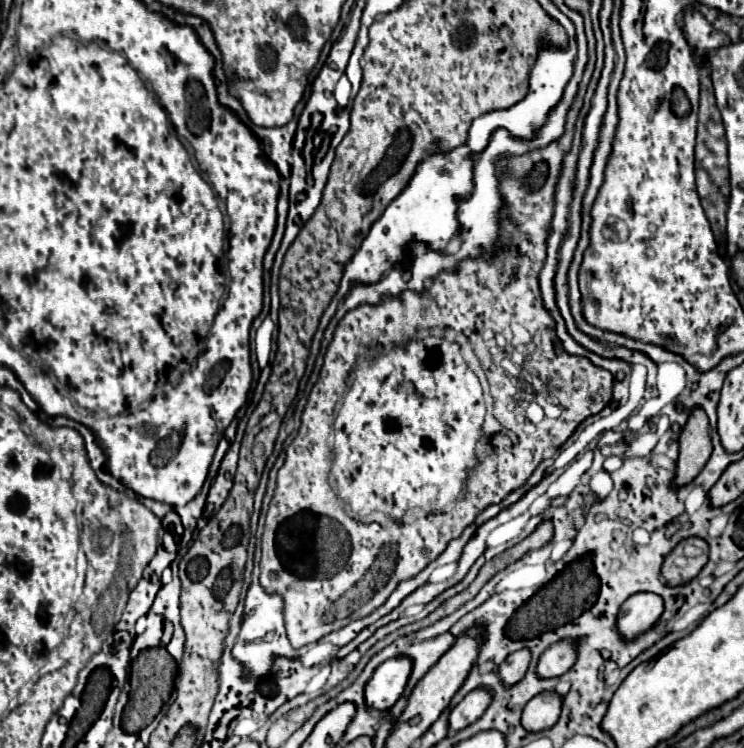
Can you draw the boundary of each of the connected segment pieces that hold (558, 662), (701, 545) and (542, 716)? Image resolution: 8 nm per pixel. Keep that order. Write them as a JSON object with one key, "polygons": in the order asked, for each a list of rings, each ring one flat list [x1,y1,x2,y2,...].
{"polygons":[[[561,640,553,646,549,646,537,664,539,678,557,678,565,674,575,664,575,644,569,640]],[[687,538,679,542,663,562,663,582,671,588,691,582,707,564,707,552,709,548,701,538]],[[543,692,527,702,521,716,521,726,527,732,543,732,555,726,559,714,561,714,561,696,557,692]]]}

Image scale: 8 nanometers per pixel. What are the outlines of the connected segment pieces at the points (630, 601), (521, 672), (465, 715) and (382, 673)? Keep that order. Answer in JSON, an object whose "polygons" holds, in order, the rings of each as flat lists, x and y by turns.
{"polygons":[[[639,592,629,596,617,618,619,634,631,642,631,638,637,638,639,634,647,632,663,614,663,600,657,594,651,592]],[[527,648,509,654,507,660,499,666,499,678,501,678,501,682,505,686,515,686,525,676,529,660,531,660,531,654,529,654]],[[473,690,461,700,449,714,449,732,459,732,473,724,489,706,491,692,489,690]],[[391,658,383,662,365,686,365,706,375,712,389,710,403,694,409,674,409,658]]]}

